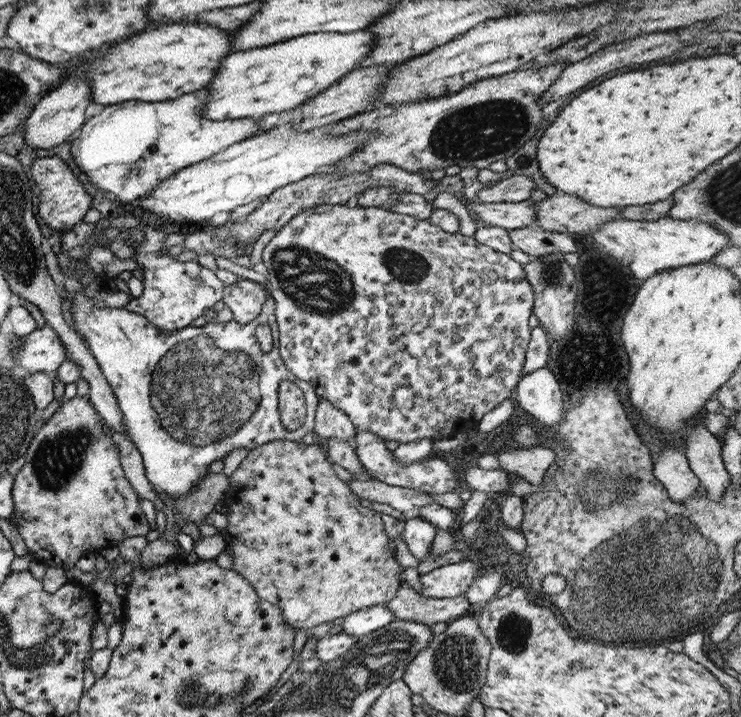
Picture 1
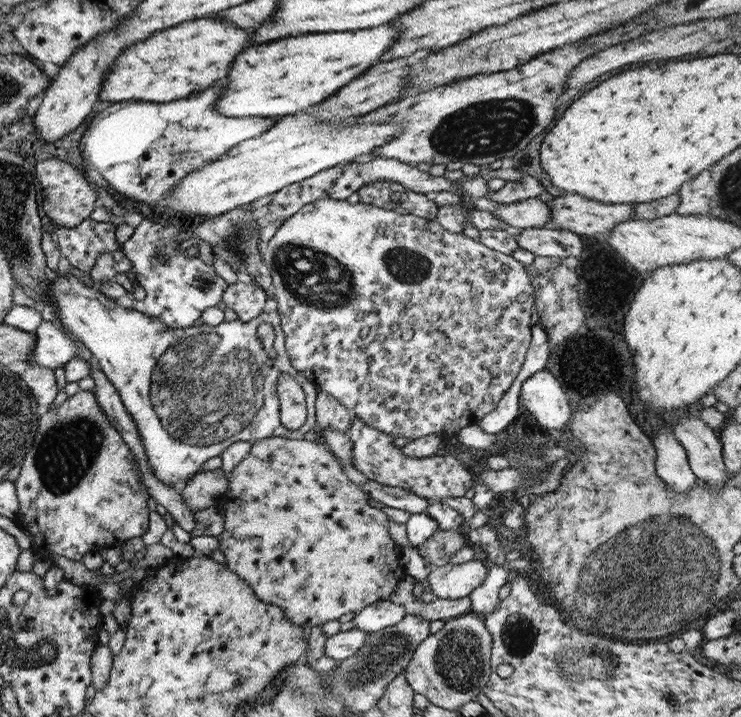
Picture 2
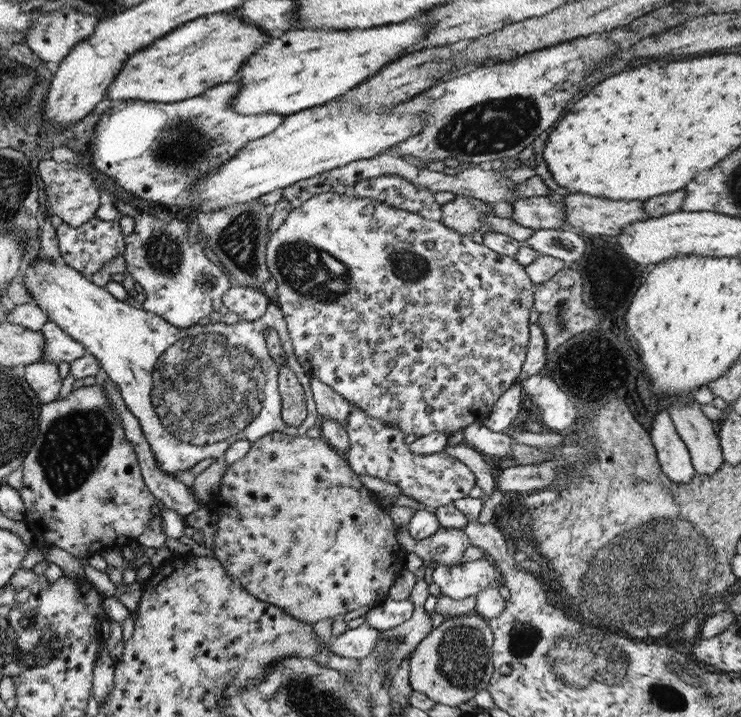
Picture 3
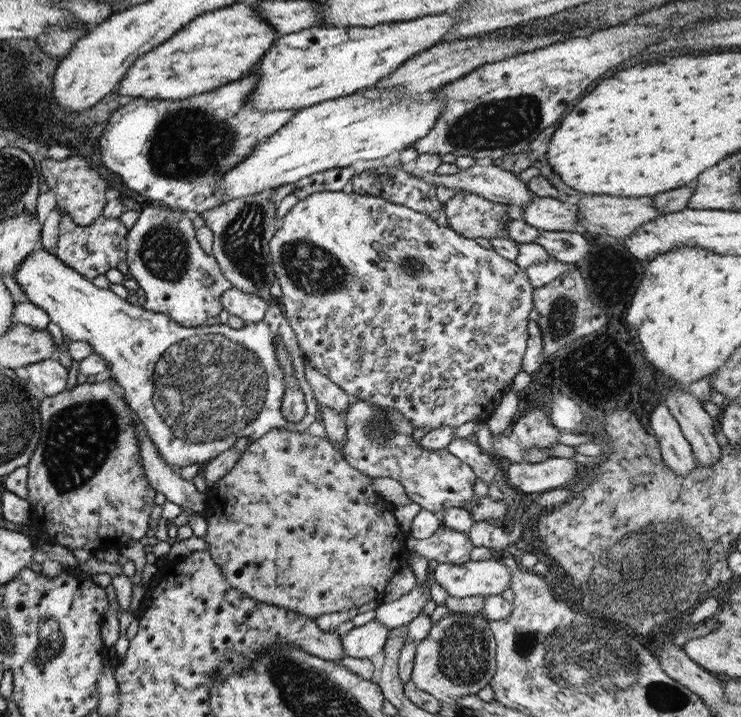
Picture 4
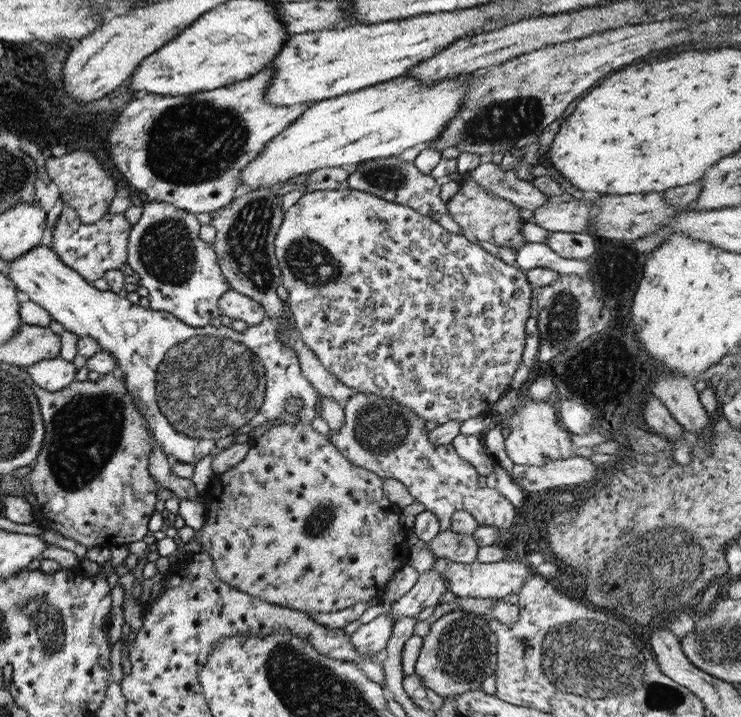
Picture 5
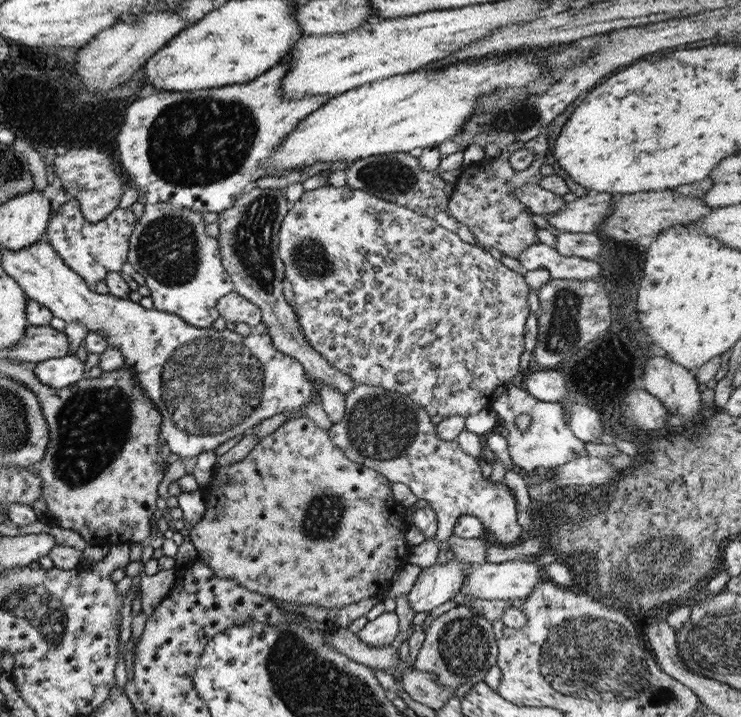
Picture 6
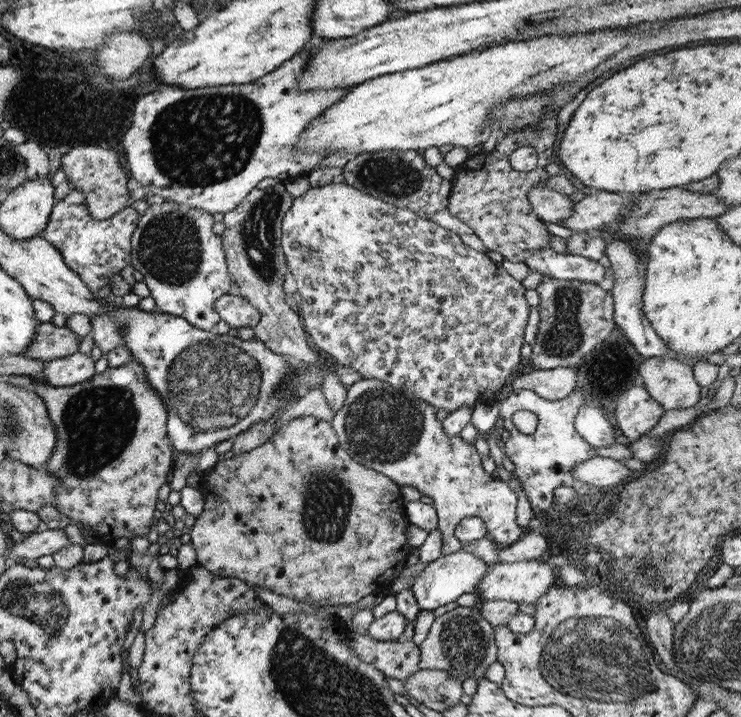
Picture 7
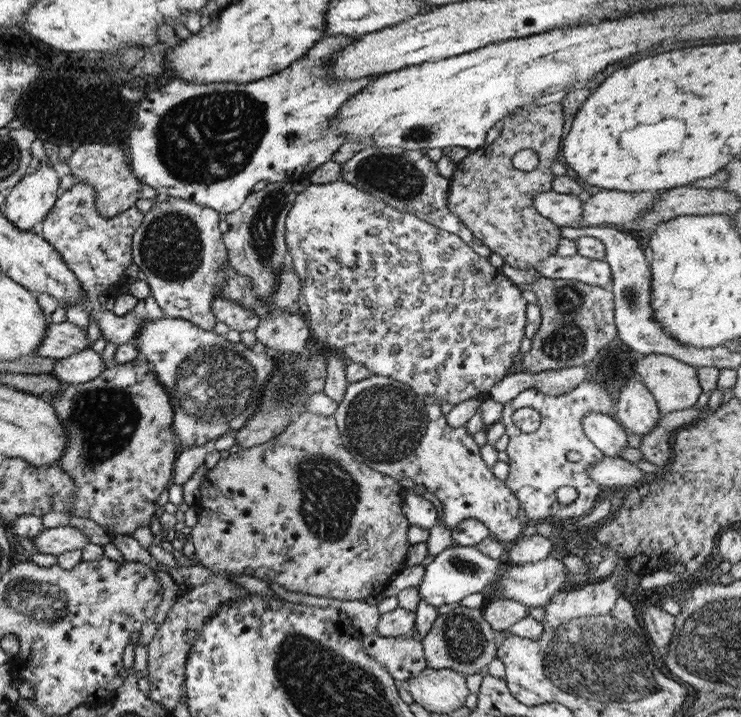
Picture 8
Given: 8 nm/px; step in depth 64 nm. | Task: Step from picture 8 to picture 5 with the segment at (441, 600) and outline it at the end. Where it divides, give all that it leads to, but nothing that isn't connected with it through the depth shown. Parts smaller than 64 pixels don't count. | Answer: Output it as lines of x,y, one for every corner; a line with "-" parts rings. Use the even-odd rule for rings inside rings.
432,568
426,569
423,574
419,575
414,586
410,588
409,591
404,592
402,598
392,603
390,609
385,613
385,616
391,616
393,622
397,622
397,618
401,618
401,616
416,617
423,608
427,608
427,606
437,606
439,597
444,595
445,591
449,592
449,586
447,586
445,578
441,578
441,574

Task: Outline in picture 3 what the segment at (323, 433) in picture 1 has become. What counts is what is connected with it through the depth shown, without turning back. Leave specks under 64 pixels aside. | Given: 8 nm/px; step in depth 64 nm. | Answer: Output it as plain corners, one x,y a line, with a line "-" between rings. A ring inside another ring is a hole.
311,377
309,388
320,419
333,419
345,426
345,420
351,411
351,406
339,393
327,386
321,379

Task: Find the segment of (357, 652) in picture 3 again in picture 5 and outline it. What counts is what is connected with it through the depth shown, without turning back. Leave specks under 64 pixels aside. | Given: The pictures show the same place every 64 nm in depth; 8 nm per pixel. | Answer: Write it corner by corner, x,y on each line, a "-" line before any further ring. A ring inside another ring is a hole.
381,614
373,621
363,624
349,634
352,645
362,654
373,656
382,648
386,647
391,629
393,629
391,616

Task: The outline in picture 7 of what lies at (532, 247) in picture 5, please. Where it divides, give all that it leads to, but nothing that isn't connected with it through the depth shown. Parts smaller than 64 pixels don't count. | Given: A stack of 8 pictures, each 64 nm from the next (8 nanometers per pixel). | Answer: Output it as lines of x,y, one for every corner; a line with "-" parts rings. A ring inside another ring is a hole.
550,248
532,252
523,262
530,272
557,280
578,280
599,283
603,280
605,268
597,261
567,253
557,253

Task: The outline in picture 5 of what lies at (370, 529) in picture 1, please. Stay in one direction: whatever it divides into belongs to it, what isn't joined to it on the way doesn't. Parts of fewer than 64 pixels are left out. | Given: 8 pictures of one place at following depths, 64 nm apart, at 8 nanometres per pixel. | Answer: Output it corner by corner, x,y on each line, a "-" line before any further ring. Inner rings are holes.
281,423
278,425
273,425
268,429
265,434
262,434
259,437
254,438
253,443
250,445
247,454
243,457
241,462
234,464
229,470
223,471
221,474
215,475
211,478
210,483
205,488
205,492
202,494
202,503
204,506
204,519
203,526
200,529
194,531
192,536
192,542
197,542
201,546
201,551
207,554
207,557
211,559
213,569
215,570
215,577
219,578
222,582
229,584
229,586
243,592
253,598
263,599
265,602
270,602
274,605
281,605
284,608
289,610
297,610
303,614
308,614
311,616
313,612
336,612
343,610
357,602
367,602
373,598
380,598
384,592
385,585
391,576
393,576
394,571
399,570
407,563
407,558
409,554
409,549
406,546
406,539
408,535
408,529
402,528
397,520
397,515
399,514
400,507
395,503
392,503
384,494
383,489
381,488
382,478
379,478
376,474
370,473
368,470
361,468
360,466
355,466
352,462
349,462
342,454
333,446
326,435
319,434
316,430
313,430
313,427
309,423

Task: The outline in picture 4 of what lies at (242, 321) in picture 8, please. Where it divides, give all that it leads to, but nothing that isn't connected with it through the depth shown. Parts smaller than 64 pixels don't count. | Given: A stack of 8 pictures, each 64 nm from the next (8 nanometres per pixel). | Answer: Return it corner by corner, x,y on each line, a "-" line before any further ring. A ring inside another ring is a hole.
233,287
221,293
220,303
225,312
245,323
259,322
268,309
262,298

